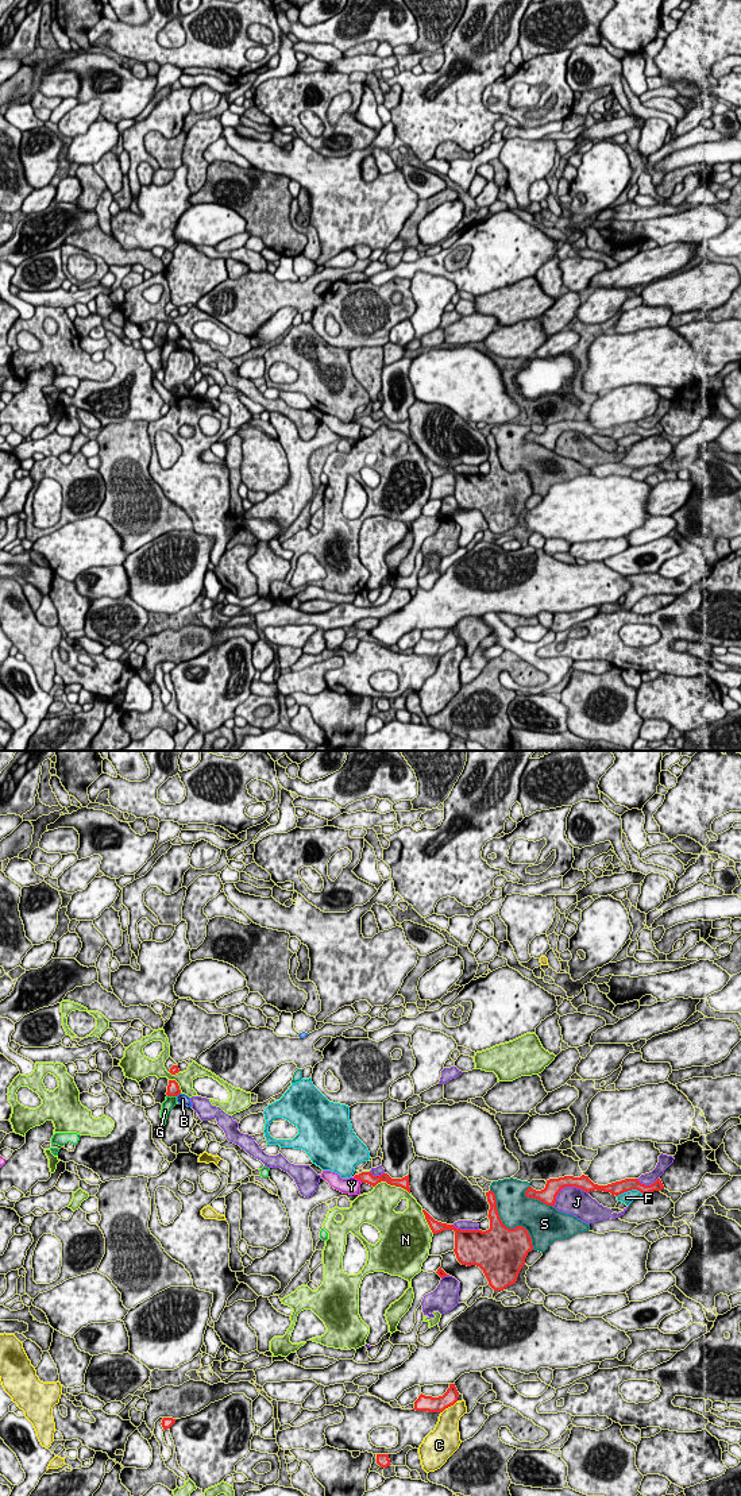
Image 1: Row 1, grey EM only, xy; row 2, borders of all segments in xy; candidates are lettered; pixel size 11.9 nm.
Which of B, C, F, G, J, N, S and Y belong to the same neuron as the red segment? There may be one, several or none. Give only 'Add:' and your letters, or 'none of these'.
Add: none of these

